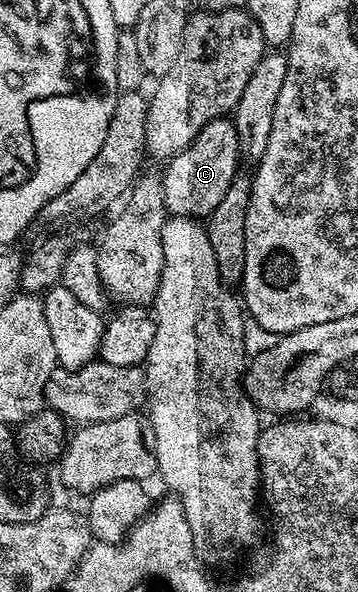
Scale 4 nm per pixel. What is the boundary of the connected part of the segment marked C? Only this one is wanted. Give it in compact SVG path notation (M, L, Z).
M223 117L204 125L204 129L200 129L200 133L188 147L165 164L162 192L167 212L171 216L209 217L216 205L220 205L224 193L228 193L228 185L239 170L238 159L240 160L240 148L233 122Z

